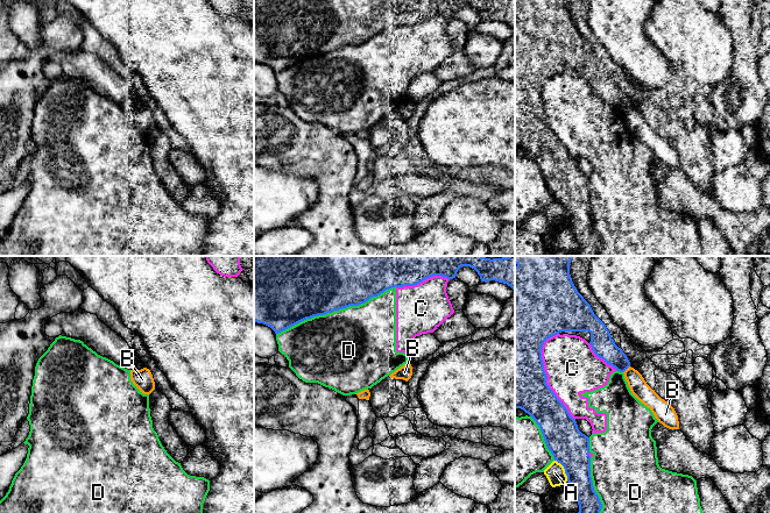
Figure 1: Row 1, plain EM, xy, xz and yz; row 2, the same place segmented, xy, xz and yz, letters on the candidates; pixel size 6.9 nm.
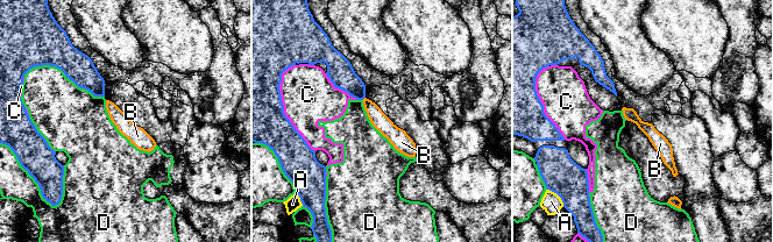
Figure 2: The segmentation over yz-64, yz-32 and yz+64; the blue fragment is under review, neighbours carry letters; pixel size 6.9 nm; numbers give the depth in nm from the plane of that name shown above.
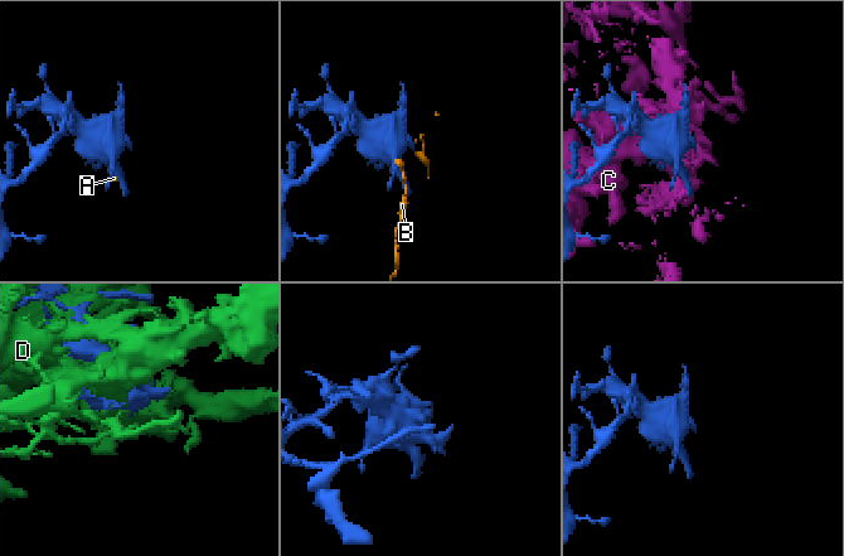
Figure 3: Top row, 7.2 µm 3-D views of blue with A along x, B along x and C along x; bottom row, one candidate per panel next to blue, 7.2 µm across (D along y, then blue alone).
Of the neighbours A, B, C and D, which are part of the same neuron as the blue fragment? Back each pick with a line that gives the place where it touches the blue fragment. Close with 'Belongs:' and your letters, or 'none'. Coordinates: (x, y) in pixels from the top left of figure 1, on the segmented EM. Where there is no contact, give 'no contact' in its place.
Belongs: none

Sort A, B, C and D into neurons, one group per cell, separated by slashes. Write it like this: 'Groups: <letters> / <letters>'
Groups: A / B / C D

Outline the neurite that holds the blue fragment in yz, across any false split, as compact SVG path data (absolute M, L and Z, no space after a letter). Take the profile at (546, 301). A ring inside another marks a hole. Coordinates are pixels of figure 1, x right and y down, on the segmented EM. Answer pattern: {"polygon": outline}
{"polygon": "M515 256L515 408L523 409L536 421L554 461L564 466L579 505L578 513L600 513L602 504L594 491L591 477L589 437L579 430L575 419L546 384L542 348L548 339L557 334L577 335L585 339L594 354L617 371L624 372L630 362L623 350L615 344L606 325L594 314L591 305L574 286L570 275L571 259L572 256Z"}

